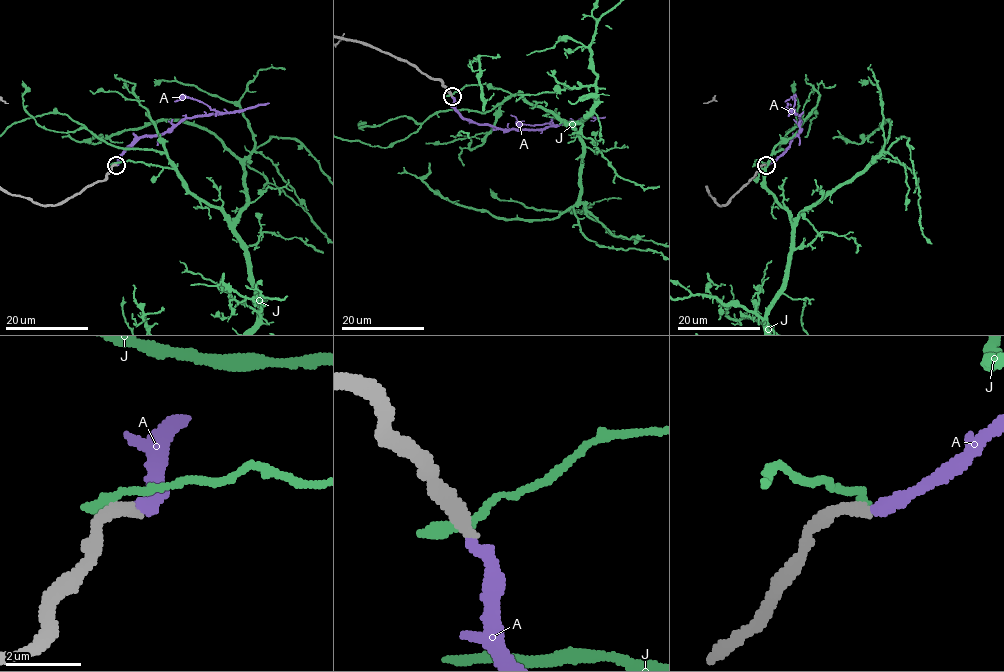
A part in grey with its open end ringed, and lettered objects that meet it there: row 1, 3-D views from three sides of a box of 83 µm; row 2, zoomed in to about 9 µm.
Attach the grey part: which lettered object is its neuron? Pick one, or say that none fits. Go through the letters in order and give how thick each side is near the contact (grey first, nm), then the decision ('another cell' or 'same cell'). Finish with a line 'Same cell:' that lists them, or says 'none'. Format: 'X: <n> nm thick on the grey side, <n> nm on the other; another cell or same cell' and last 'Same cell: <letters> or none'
A: 360 nm thick on the grey side, 320 nm on the other; same cell
J: 420 nm thick on the grey side, 400 nm on the other; another cell
Same cell: A

